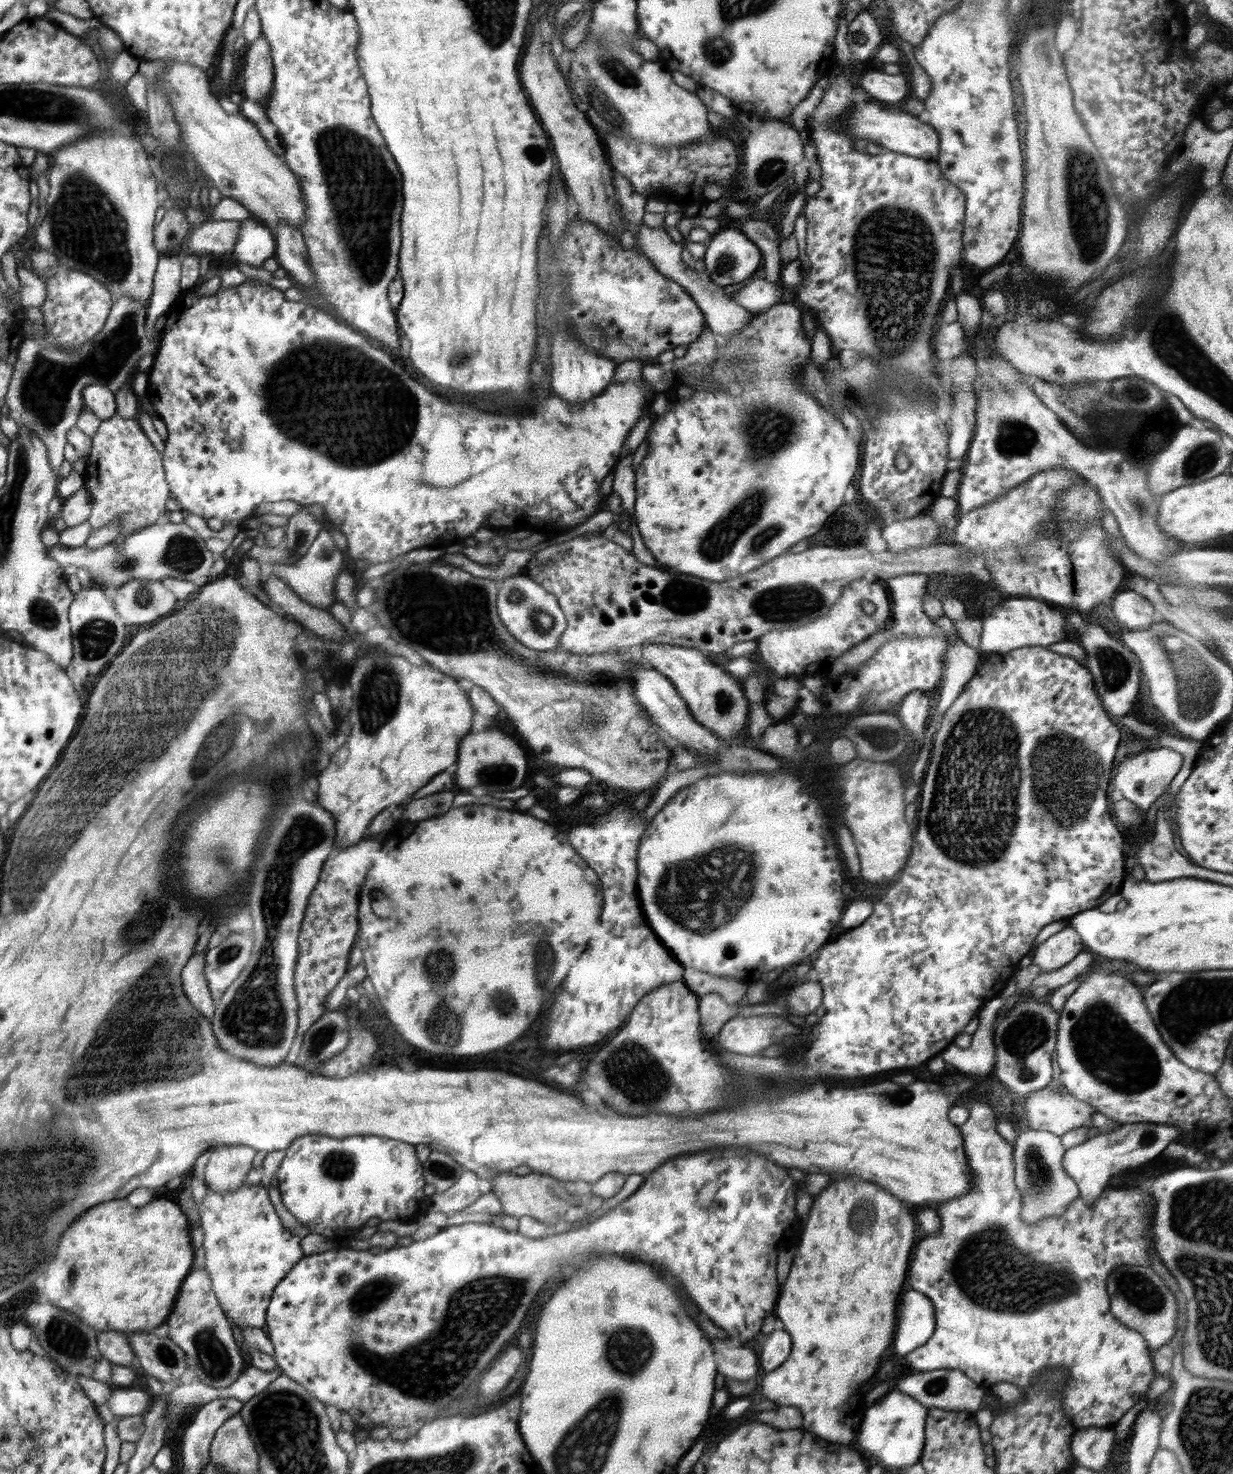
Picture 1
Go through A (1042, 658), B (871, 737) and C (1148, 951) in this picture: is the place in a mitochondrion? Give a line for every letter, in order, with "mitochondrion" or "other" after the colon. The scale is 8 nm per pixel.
A: other
B: mitochondrion
C: other

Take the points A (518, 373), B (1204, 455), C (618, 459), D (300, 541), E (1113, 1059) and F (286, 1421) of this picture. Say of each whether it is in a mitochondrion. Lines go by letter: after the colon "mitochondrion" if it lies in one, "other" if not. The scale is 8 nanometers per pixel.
A: other
B: mitochondrion
C: other
D: mitochondrion
E: mitochondrion
F: mitochondrion

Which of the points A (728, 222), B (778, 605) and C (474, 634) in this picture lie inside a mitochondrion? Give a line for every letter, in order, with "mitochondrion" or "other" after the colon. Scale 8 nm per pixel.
A: other
B: mitochondrion
C: mitochondrion

